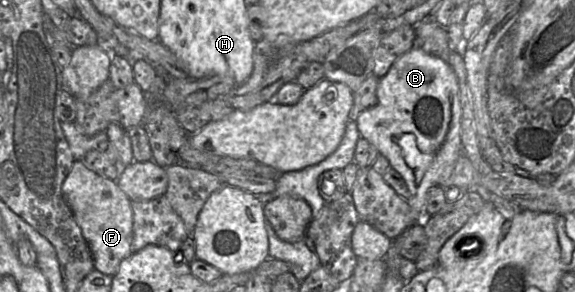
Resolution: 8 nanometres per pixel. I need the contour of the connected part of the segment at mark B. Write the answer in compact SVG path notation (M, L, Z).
M415 45L409 51L401 55L392 64L387 74L379 79L376 96L377 104L370 108L366 108L363 112L360 113L357 120L355 121L358 127L358 131L360 133L360 136L369 141L378 150L380 154L382 154L388 159L390 166L398 173L400 173L400 175L405 180L410 192L409 198L407 200L408 204L417 214L424 216L424 208L427 201L428 190L432 186L438 185L440 183L440 176L444 173L446 167L454 166L458 157L463 154L461 141L462 111L459 99L459 84L457 76L452 67L442 58L434 54L429 54L423 49L421 49L418 45Z

